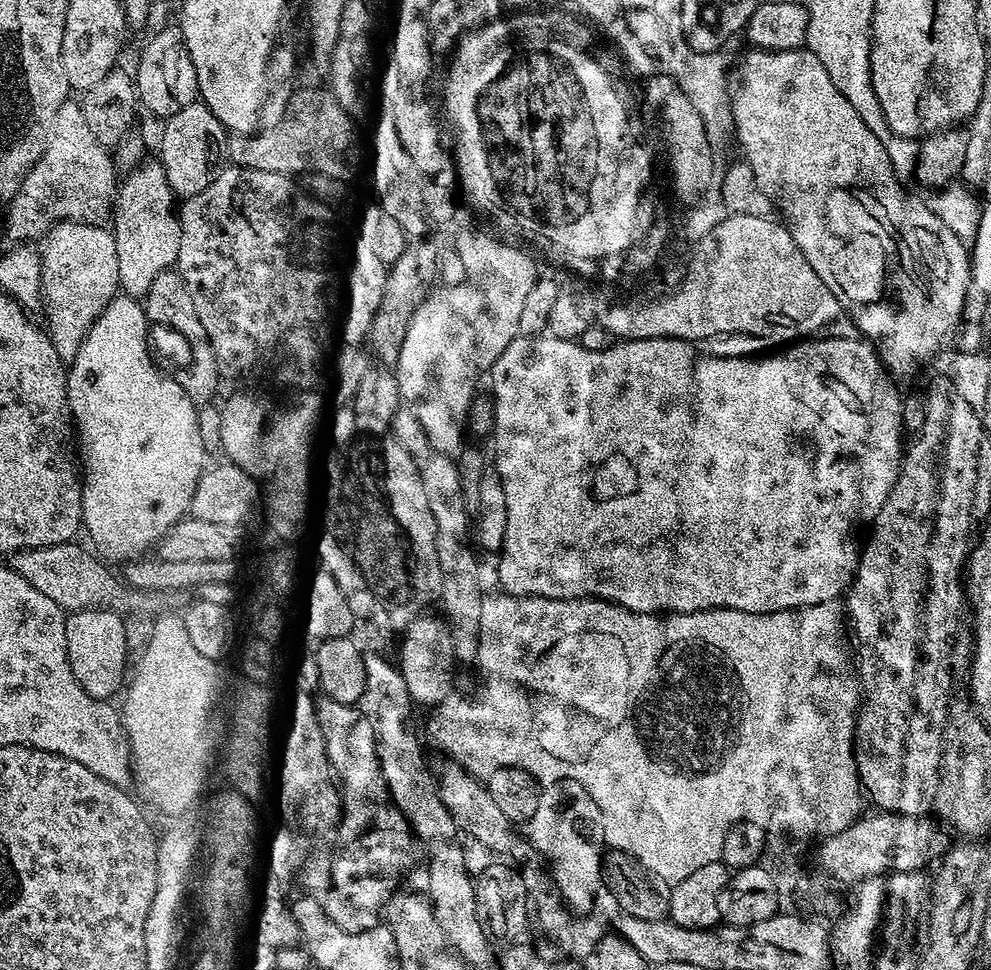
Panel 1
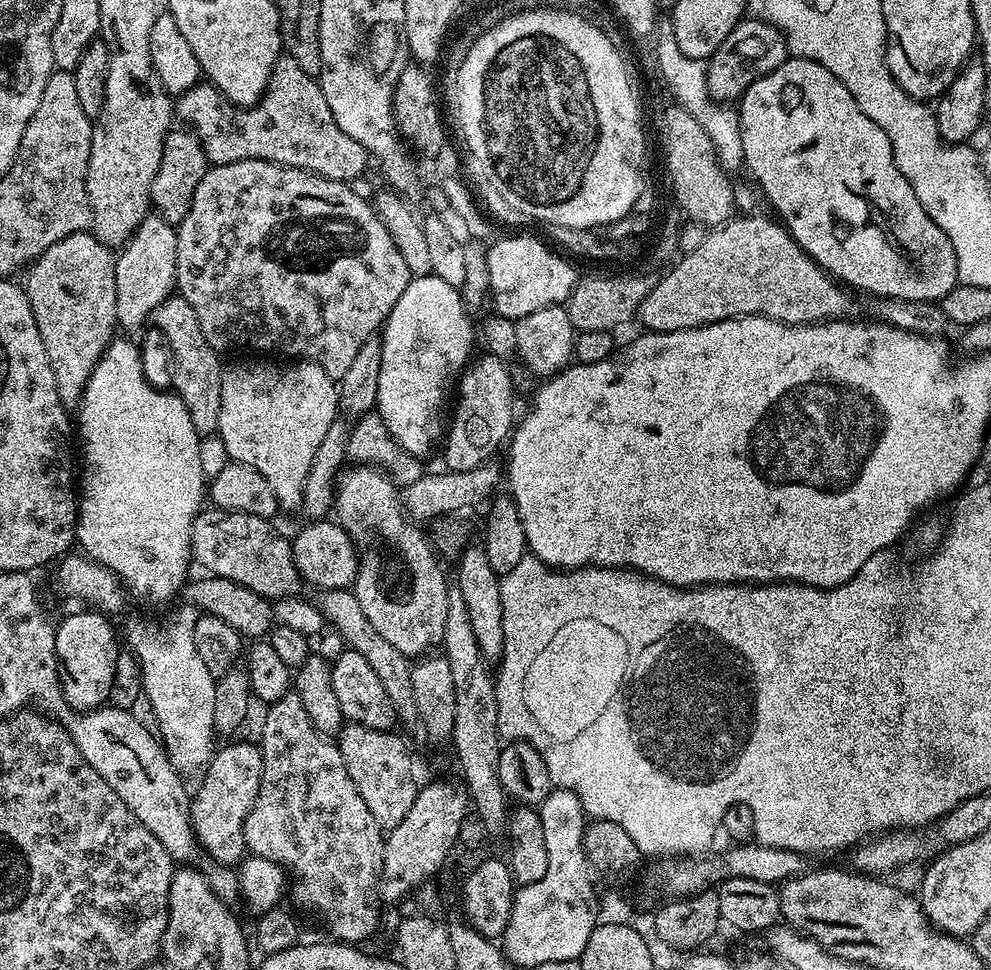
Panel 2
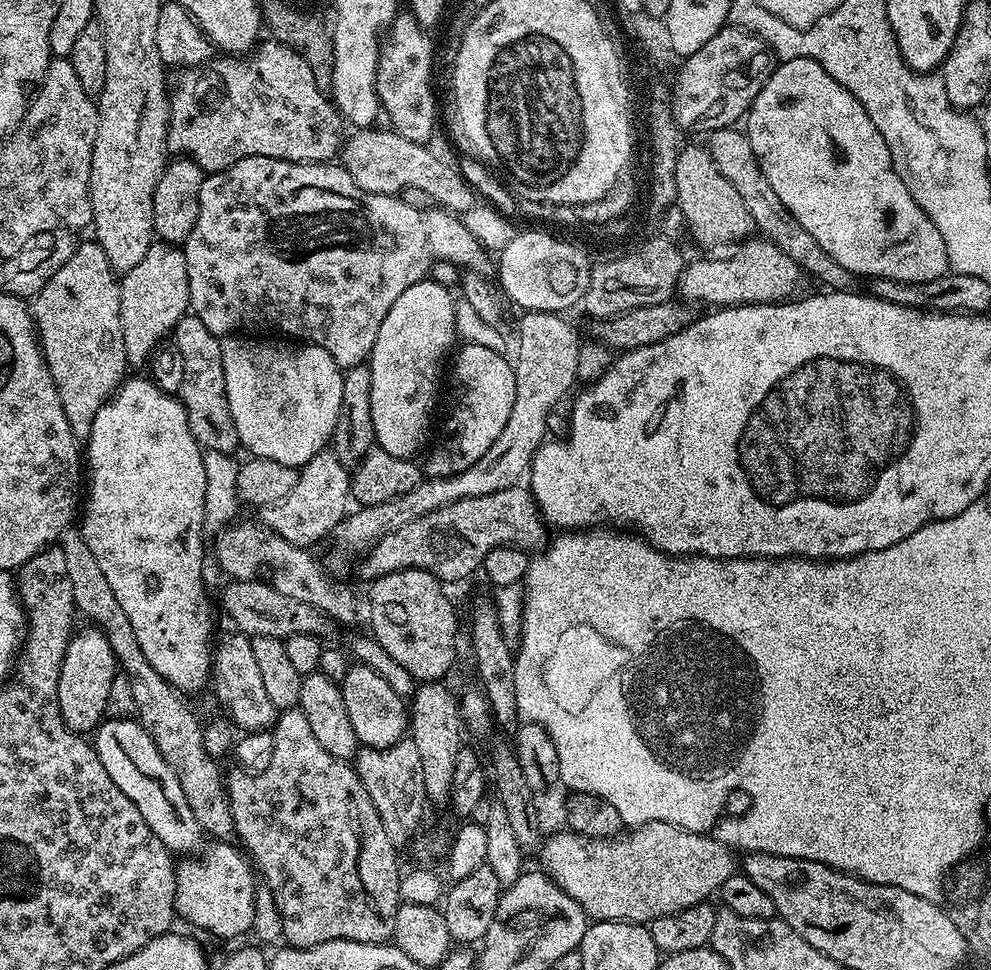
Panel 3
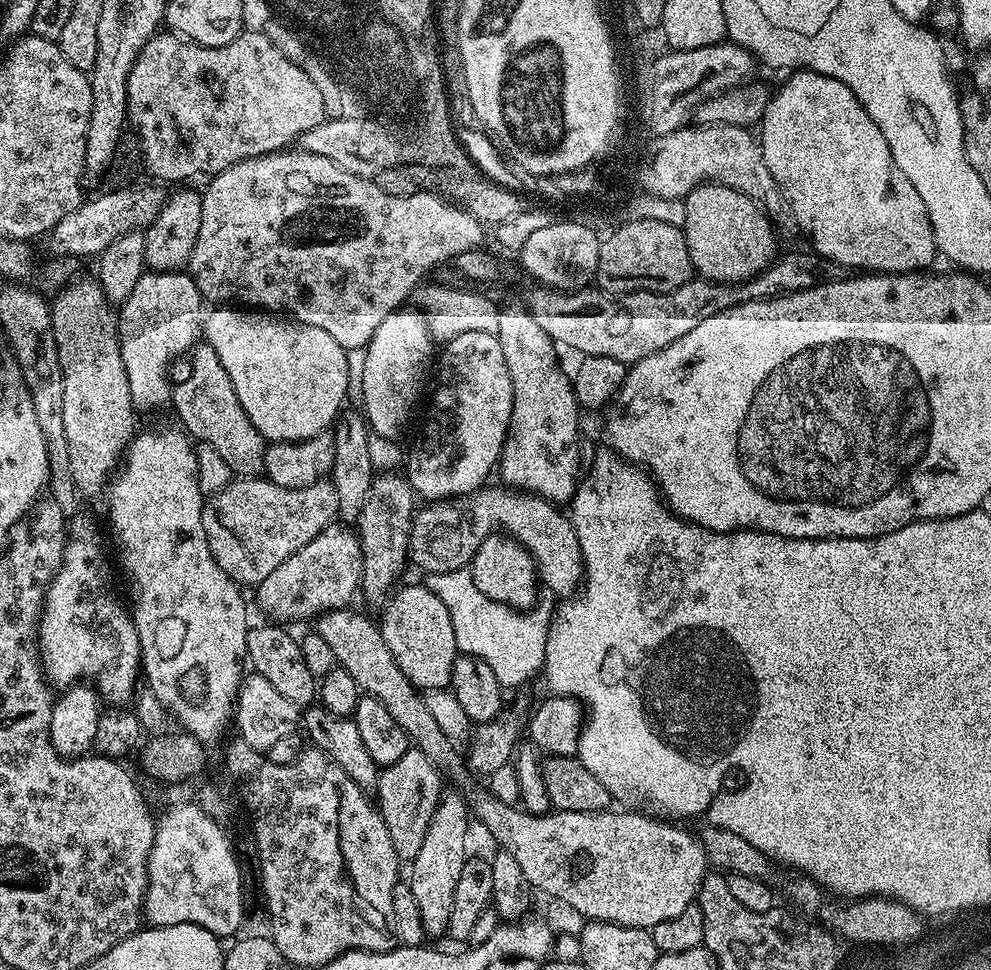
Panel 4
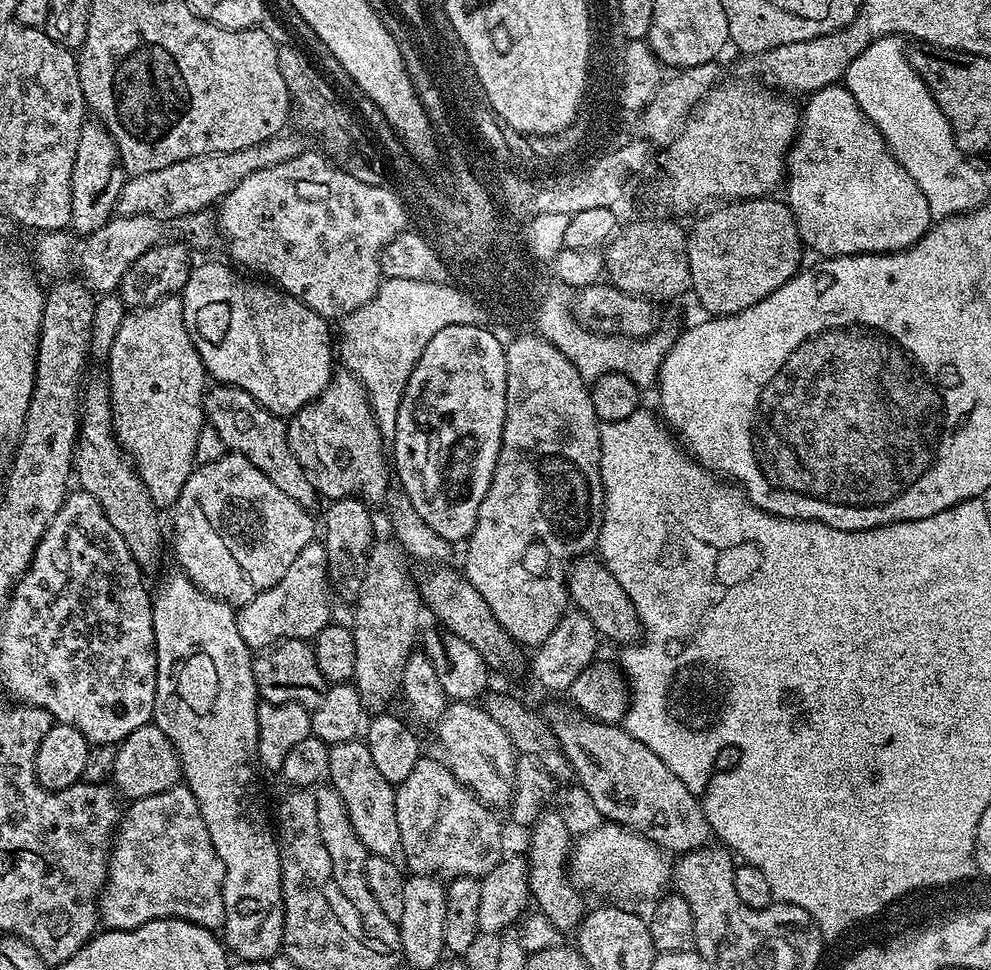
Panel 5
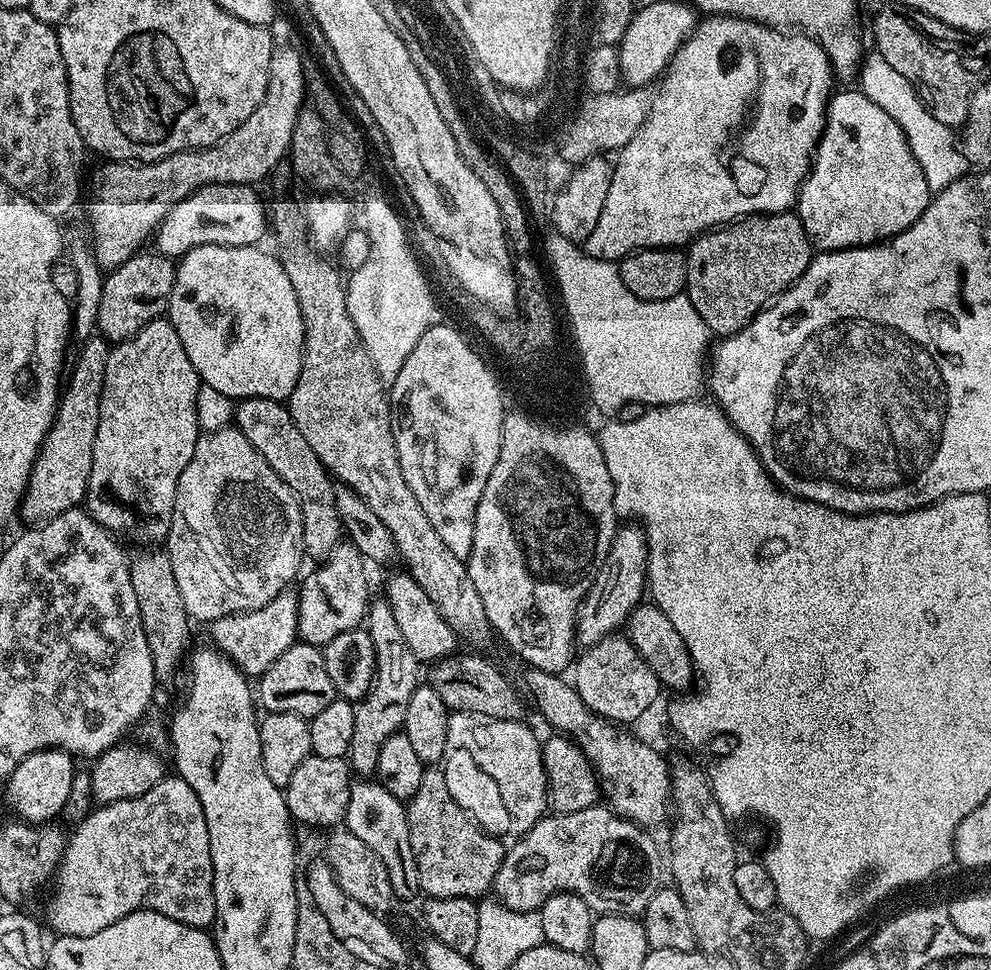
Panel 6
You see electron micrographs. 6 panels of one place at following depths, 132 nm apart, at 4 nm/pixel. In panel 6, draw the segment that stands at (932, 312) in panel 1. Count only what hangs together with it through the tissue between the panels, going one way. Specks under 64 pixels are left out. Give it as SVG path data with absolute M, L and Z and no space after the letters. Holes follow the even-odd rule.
M863 90L839 92L837 91L828 101L828 119L824 121L824 132L820 135L820 142L816 146L812 170L801 184L800 196L794 205L802 226L812 242L813 249L820 252L840 252L843 248L866 248L874 244L887 242L893 236L902 234L902 230L906 230L914 222L918 222L922 210L926 210L930 199L930 193L926 186L926 174L922 174L922 166L918 166L918 162L910 150L910 146L906 142L906 134L902 134L902 126L898 126L898 122L894 122L894 118L890 118L890 114L886 114L886 110L882 110L882 106L878 106L878 102L870 99Z

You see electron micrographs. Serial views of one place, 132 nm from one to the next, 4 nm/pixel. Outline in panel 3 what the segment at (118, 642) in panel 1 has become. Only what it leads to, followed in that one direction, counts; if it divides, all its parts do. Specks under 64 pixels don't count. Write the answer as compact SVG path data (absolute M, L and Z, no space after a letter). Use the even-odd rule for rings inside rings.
M77 631L73 635L62 662L62 674L58 674L58 706L69 732L91 733L105 719L110 682L114 682L118 674L116 658L111 652L110 642L102 631L93 631Z

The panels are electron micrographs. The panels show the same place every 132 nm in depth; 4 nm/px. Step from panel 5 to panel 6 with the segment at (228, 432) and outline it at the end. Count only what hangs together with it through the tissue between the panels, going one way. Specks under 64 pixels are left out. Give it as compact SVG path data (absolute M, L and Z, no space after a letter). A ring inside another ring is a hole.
M251 396L248 400L236 404L234 417L235 427L246 434L246 442L258 450L266 458L266 462L290 486L298 506L302 510L302 542L304 556L307 559L323 562L342 543L342 529L338 518L338 506L334 502L336 484L324 463L314 454L310 442L302 438L302 430L288 413L287 407L281 401L267 400Z

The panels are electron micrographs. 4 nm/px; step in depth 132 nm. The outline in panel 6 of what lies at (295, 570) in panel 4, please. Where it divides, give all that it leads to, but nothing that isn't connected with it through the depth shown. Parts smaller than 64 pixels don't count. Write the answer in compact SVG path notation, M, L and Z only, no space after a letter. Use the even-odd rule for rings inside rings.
M286 590L266 606L249 612L235 612L211 621L211 643L223 656L236 663L236 667L249 678L259 678L290 645L297 643L298 606L300 597Z

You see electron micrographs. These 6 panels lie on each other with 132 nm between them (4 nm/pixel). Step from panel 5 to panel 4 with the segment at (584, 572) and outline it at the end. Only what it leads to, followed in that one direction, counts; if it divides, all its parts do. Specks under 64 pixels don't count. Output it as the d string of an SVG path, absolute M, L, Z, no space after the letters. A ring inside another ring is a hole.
M485 486L470 496L456 496L452 500L437 500L415 513L412 518L408 555L413 565L425 568L425 573L449 572L468 568L478 546L501 529L532 553L541 585L556 598L572 598L584 580L584 559L578 546L578 534L571 519L564 516L551 500L522 492L515 488Z

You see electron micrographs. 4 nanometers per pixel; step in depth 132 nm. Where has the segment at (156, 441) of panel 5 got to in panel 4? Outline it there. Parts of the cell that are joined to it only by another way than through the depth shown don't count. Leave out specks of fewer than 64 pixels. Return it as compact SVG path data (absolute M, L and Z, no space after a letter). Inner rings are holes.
M145 271L138 278L130 298L118 308L122 366L126 366L126 382L130 382L132 403L137 409L160 408L172 398L173 381L168 381L168 364L187 353L201 339L202 297L187 271Z

